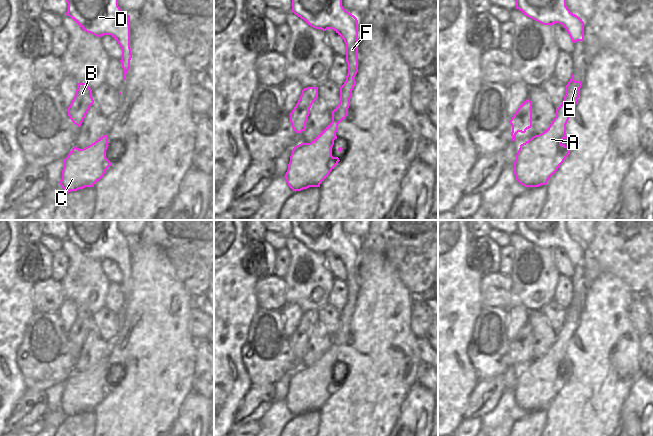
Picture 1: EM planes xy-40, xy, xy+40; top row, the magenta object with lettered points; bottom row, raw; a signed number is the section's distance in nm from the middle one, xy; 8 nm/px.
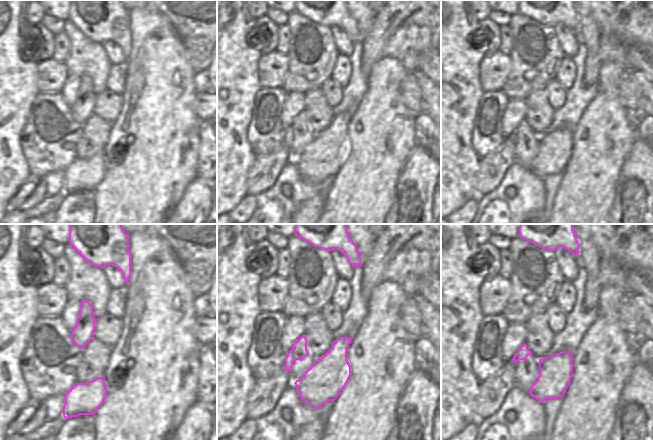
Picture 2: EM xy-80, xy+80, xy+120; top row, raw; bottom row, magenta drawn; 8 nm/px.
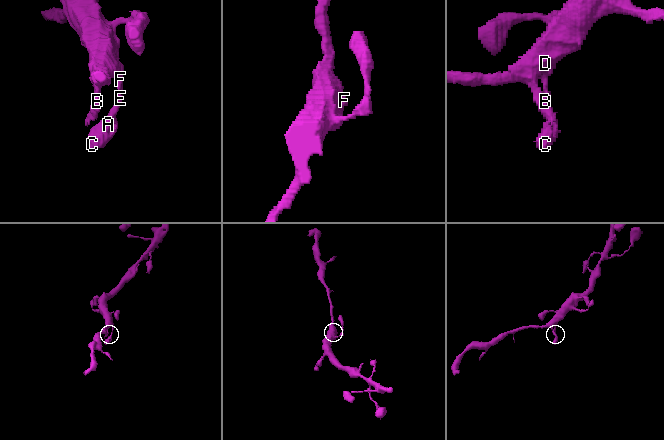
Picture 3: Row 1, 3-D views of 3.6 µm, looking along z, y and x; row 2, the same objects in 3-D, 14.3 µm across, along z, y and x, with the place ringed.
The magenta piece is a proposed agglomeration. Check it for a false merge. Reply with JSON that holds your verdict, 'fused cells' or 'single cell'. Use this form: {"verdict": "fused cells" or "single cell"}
{"verdict": "single cell"}

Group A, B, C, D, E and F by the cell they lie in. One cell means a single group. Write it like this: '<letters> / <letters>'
A B C D E F

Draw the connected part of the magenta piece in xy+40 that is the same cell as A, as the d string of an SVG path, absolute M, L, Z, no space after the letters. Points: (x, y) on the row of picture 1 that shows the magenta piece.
M574 75L566 85L566 94L562 104L556 109L556 116L550 126L541 134L520 145L514 162L514 174L516 180L525 187L539 187L546 185L548 180L556 173L564 160L570 154L570 143L562 144L566 136L566 124L578 102L580 96L581 81L575 81Z

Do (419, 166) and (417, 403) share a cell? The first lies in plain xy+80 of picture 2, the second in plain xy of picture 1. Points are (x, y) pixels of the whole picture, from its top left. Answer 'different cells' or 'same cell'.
same cell

